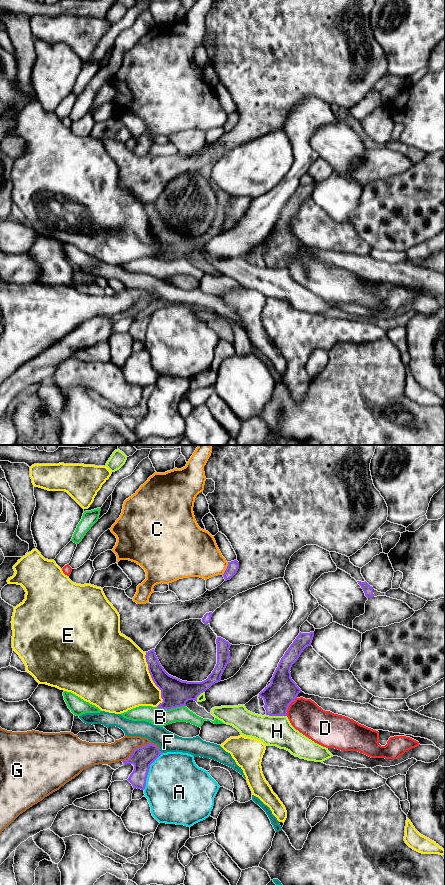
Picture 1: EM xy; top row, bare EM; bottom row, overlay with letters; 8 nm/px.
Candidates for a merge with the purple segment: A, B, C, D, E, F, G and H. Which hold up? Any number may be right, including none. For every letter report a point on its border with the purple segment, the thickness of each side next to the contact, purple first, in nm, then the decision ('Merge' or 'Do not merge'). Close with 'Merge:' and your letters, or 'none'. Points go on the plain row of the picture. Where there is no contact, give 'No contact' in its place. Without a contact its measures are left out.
A: Touches purple at xy (148, 323). Thickness 180 nm (purple) against 480 nm. Do not merge
B: Touches purple at xy (171, 260). Thickness 220 nm (purple) against 140 nm. Do not merge
C: Touches purple at xy (227, 120). Thickness 90 nm (purple) against 340 nm. Do not merge
D: Touches purple at xy (288, 258). Thickness 240 nm (purple) against 260 nm. Do not merge
E: Touches purple at xy (152, 231). Thickness 220 nm (purple) against 480 nm. Do not merge
F: Touches purple at xy (160, 303). Thickness 180 nm (purple) against 160 nm. Do not merge
G: Touches purple at xy (140, 299). Thickness 180 nm (purple) against 170 nm. Do not merge
H: Touches purple at xy (276, 267). Thickness 240 nm (purple) against 240 nm. Do not merge
Merge: none

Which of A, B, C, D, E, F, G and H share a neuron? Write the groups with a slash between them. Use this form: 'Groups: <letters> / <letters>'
Groups: A / B / C / D / E / F / G / H

